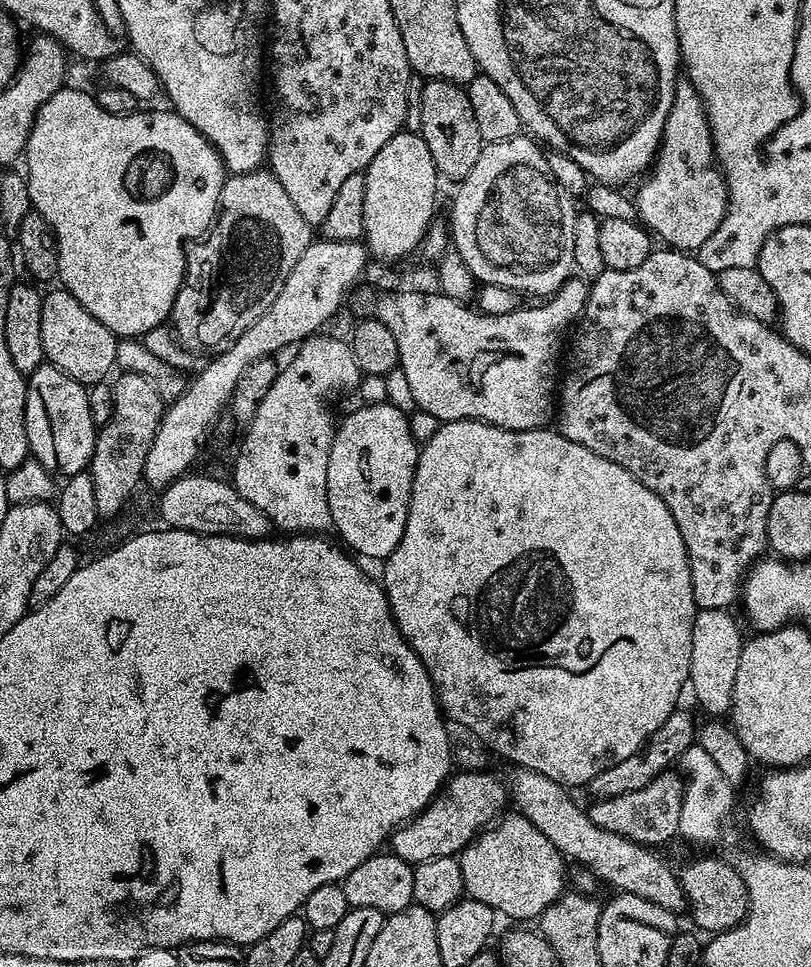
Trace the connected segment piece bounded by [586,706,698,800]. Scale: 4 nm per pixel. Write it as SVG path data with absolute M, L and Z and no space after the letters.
M684 706L677 707L639 751L629 758L624 758L622 762L615 763L609 770L602 770L602 774L598 774L586 785L589 797L605 800L618 794L630 794L630 790L642 790L642 786L650 786L656 776L669 771L679 761L680 755L696 743L697 727L698 720L695 720Z

